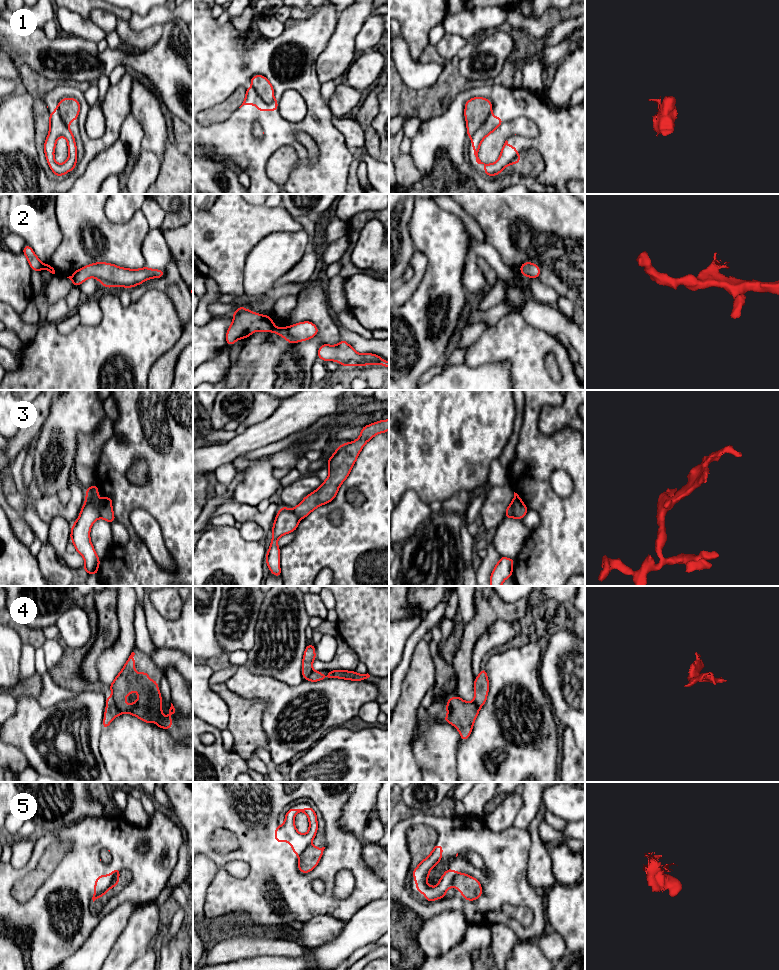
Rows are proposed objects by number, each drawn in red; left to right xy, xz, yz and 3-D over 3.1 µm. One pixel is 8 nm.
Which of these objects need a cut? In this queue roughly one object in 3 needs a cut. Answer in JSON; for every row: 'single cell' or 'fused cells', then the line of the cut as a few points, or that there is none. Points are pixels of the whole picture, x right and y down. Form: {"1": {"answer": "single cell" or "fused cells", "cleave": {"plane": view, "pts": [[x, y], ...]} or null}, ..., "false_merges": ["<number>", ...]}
{"1": {"answer": "fused cells", "cleave": {"plane": "xz", "pts": [[251, 84], [263, 100], [266, 102], [273, 100]]}}, "2": {"answer": "single cell", "cleave": null}, "3": {"answer": "fused cells", "cleave": {"plane": "xy", "pts": [[102, 500], [99, 517]]}}, "4": {"answer": "fused cells", "cleave": {"plane": "xy", "pts": [[112, 695], [115, 705], [122, 712]]}}, "5": {"answer": "fused cells", "cleave": {"plane": "xy", "pts": [[119, 872], [114, 877], [111, 886]]}}, "false_merges": ["1", "3", "4", "5"]}

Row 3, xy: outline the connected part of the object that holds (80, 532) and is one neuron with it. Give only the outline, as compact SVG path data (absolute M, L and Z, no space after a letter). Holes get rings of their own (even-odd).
M94 484L86 490L86 498L81 508L79 517L72 525L70 539L76 552L80 553L85 560L84 572L98 574L100 559L90 540L90 529L94 522L100 518L102 500L98 497L98 487Z

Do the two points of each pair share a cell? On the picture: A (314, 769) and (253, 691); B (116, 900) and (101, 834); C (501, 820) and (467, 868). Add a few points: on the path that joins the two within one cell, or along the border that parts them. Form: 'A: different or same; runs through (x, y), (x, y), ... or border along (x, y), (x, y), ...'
A: different; border along (323, 735), (306, 751)
B: same; runs through (134, 884), (136, 882), (136, 866), (119, 849)
C: different; border along (483, 818), (495, 832), (513, 826)

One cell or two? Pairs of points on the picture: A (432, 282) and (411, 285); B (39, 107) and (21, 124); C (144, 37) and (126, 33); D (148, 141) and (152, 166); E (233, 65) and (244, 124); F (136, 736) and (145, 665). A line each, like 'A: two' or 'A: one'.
A: two
B: two
C: one
D: two
E: one
F: two

